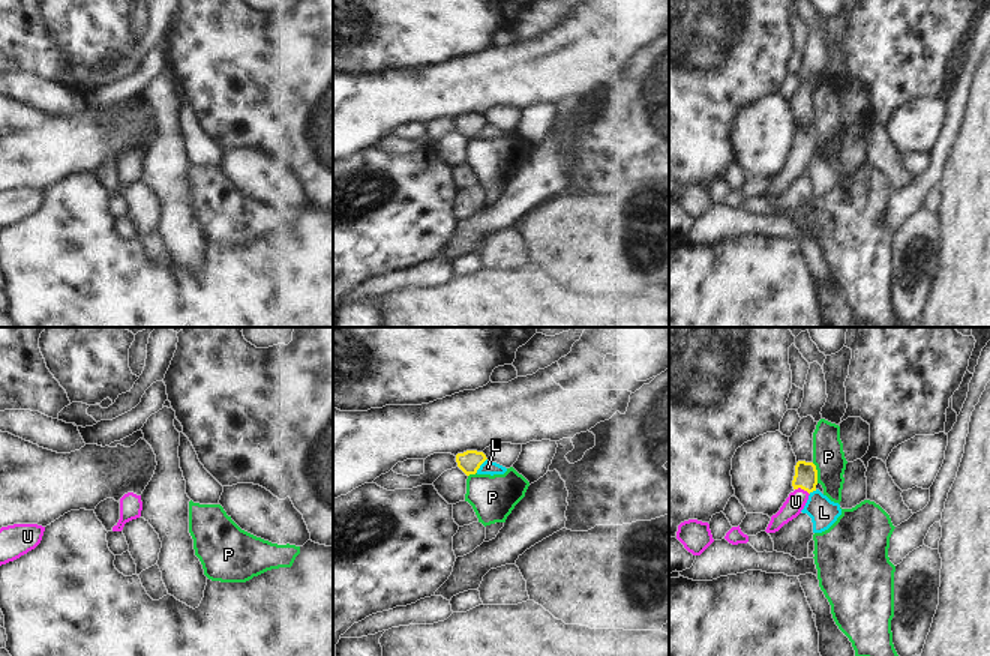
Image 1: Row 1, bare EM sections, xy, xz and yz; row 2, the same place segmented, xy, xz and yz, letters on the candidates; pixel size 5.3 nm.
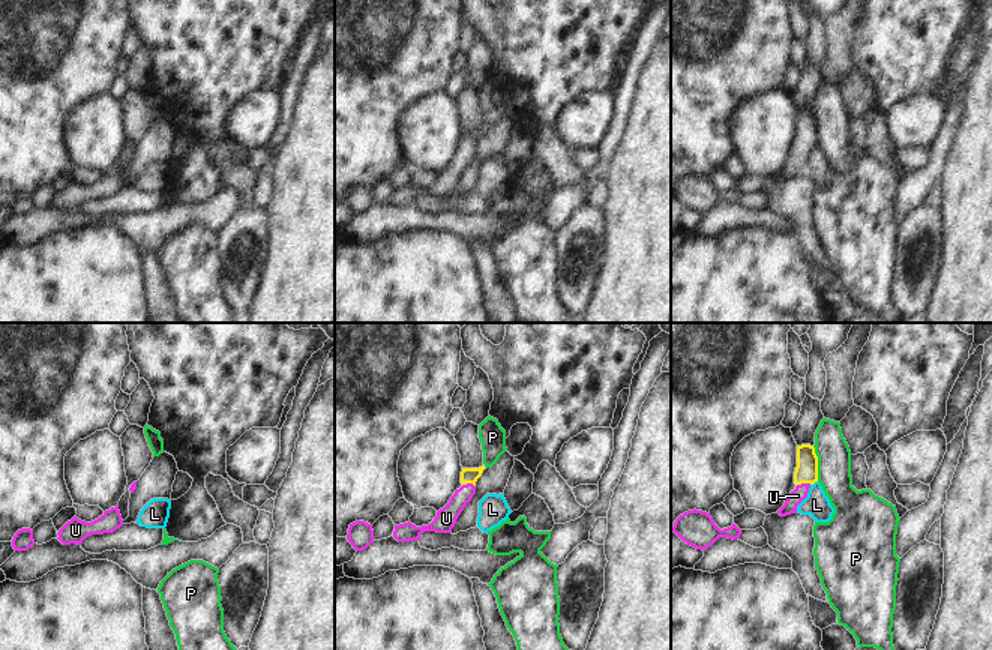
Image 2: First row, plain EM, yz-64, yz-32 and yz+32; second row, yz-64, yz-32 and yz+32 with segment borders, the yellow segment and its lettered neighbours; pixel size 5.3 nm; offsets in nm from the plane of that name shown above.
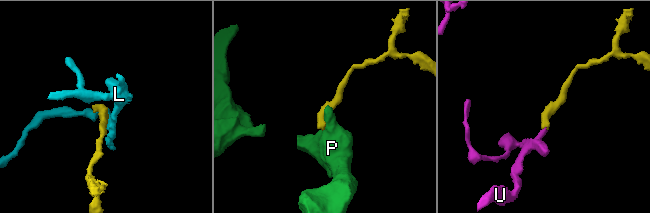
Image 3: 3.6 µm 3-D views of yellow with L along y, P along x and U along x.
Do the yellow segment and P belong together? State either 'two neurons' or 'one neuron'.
two neurons

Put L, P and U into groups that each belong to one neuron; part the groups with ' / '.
L / P / U

